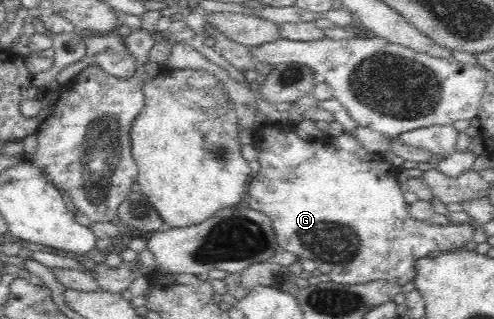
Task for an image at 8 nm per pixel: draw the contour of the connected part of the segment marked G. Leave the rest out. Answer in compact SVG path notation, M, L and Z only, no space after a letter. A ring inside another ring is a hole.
M265 128L261 131L263 141L259 143L259 150L255 153L258 159L260 169L259 172L252 176L247 187L247 198L244 203L255 211L264 213L271 219L272 227L277 237L277 243L282 250L285 250L293 256L296 260L311 259L315 261L316 269L321 273L328 275L331 282L340 283L343 285L361 285L372 281L390 281L399 284L400 286L406 283L411 283L414 279L414 263L418 259L427 257L434 251L451 252L461 250L465 245L469 245L475 237L476 227L473 222L463 222L462 224L436 225L428 221L417 221L415 218L409 216L409 196L405 196L399 187L400 183L397 182L400 168L386 162L380 154L367 152L362 144L354 138L354 136L347 134L344 131L338 138L330 138L325 136L323 139L302 139L297 132L292 129L290 131L283 131L283 129L276 130Z

